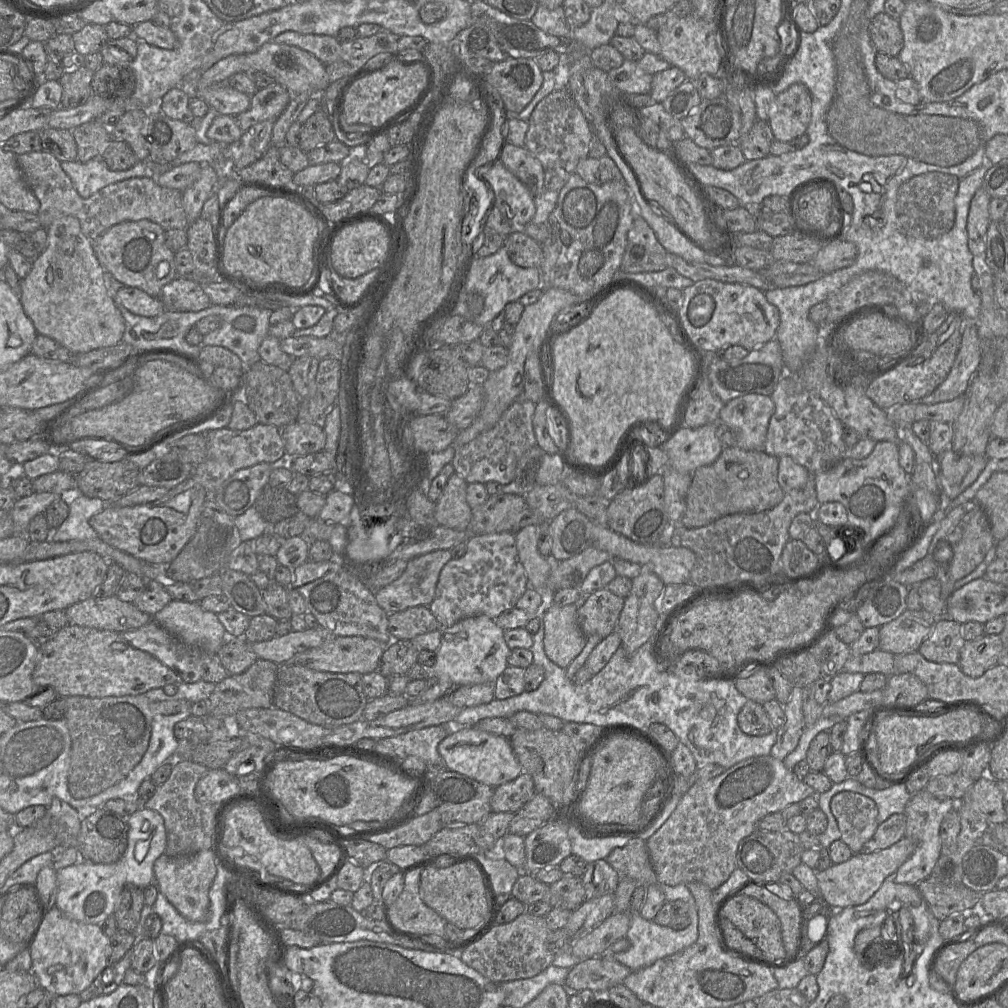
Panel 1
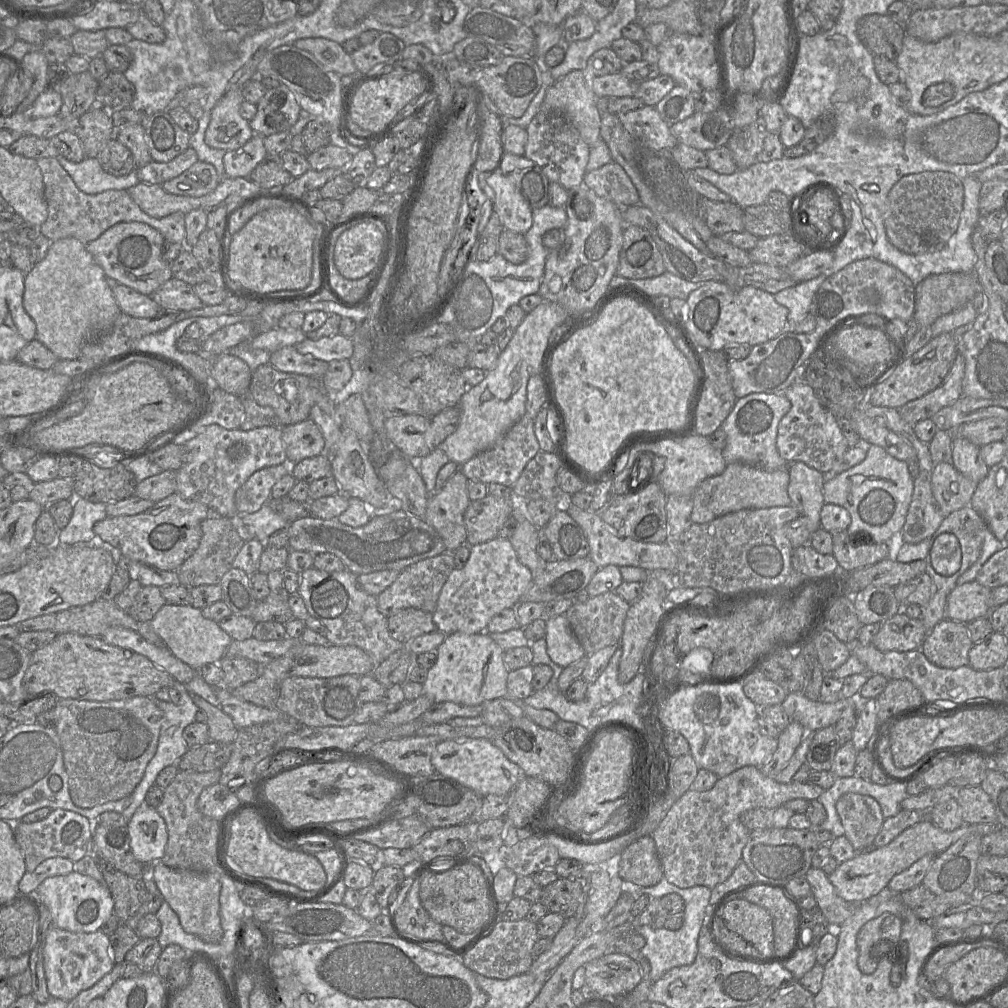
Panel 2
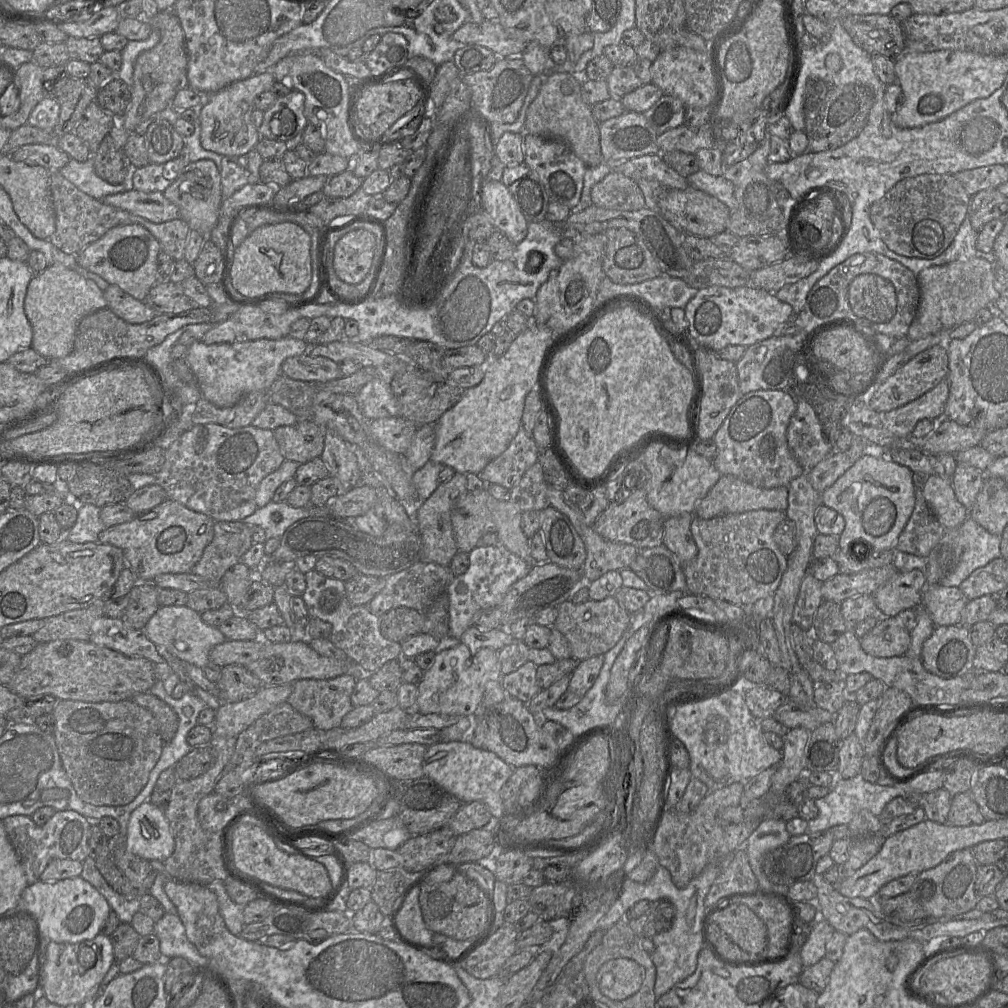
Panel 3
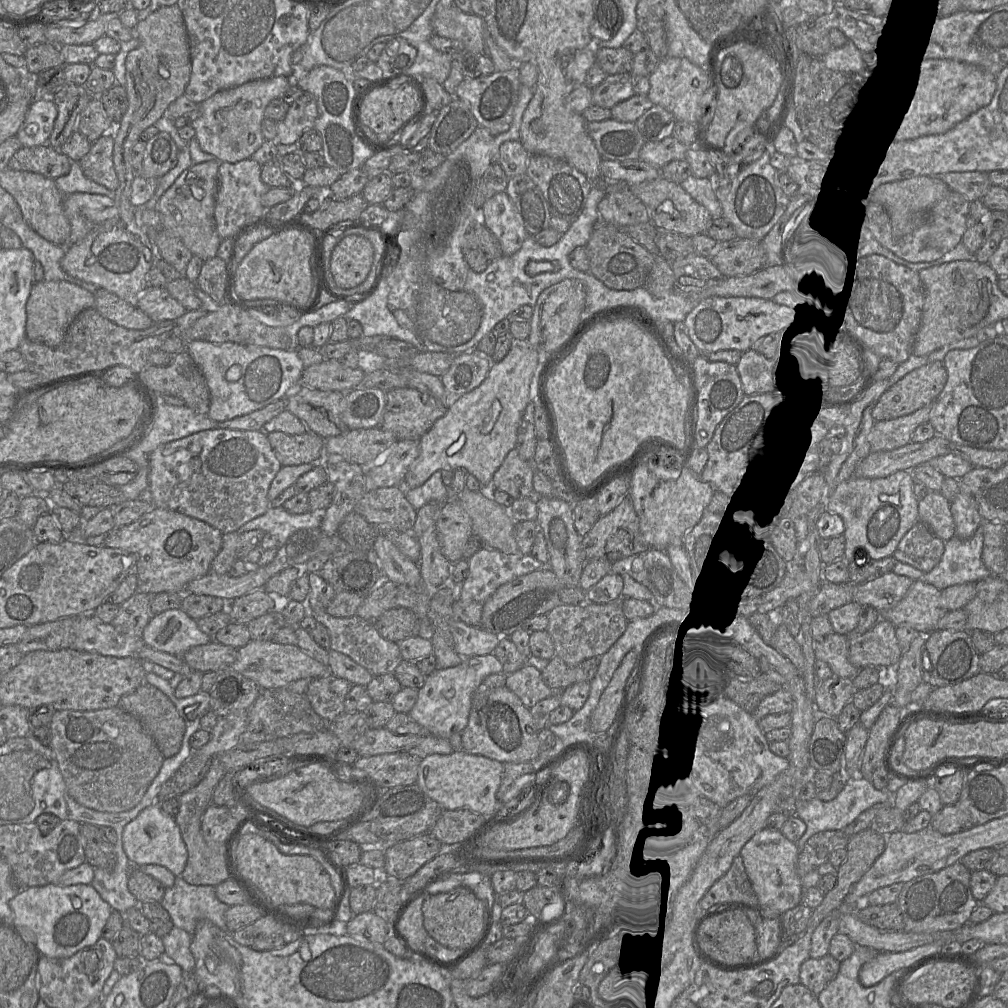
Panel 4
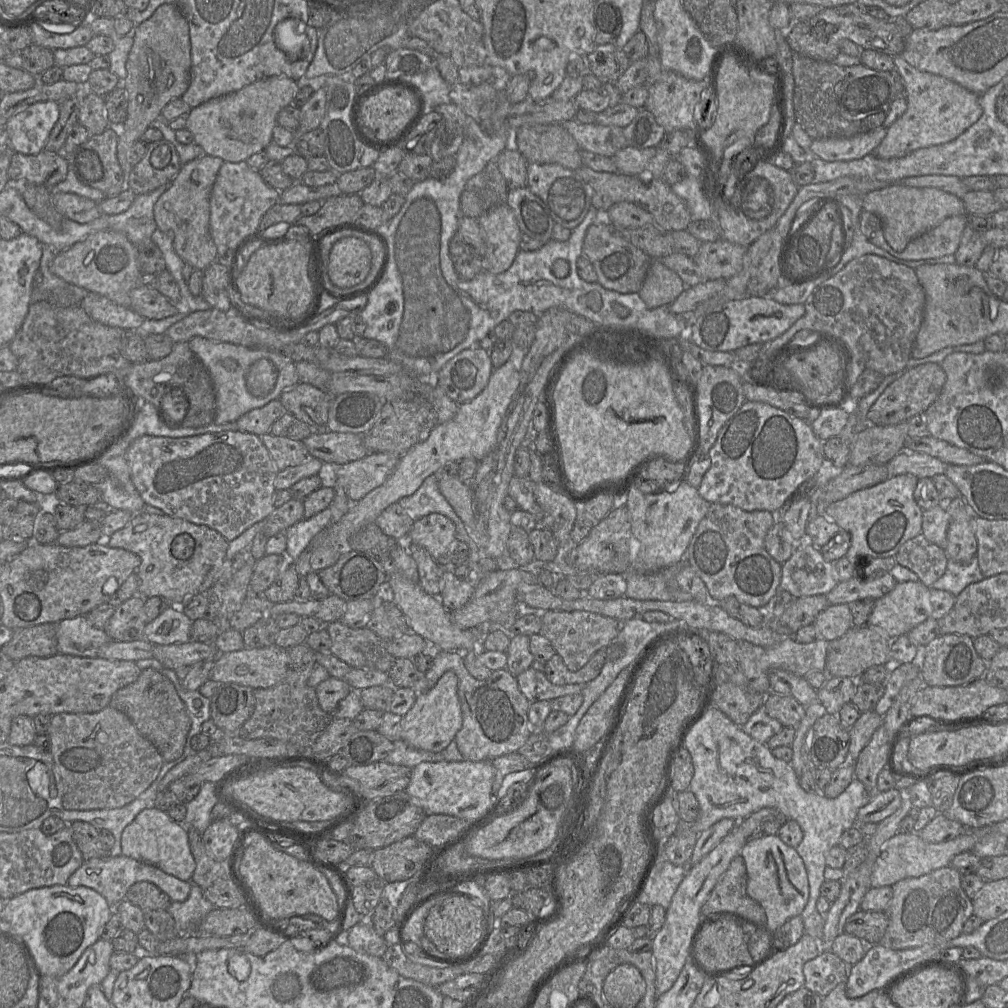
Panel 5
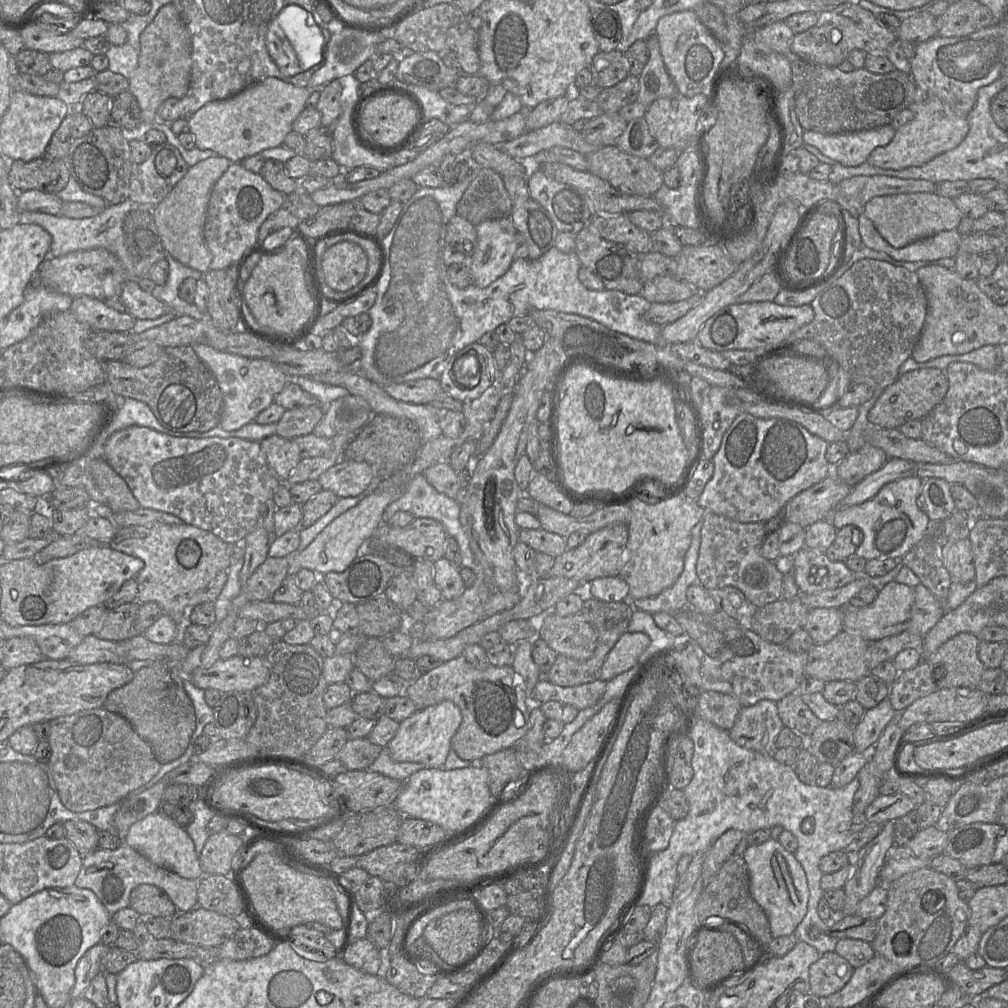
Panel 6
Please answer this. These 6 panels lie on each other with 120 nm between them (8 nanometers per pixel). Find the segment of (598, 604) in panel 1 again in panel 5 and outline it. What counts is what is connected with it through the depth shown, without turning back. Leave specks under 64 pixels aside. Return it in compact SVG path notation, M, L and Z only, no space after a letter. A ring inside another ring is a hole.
M548 610L541 613L541 623L540 634L551 642L571 671L581 669L594 653L607 648L618 635L621 624L615 618L583 610Z

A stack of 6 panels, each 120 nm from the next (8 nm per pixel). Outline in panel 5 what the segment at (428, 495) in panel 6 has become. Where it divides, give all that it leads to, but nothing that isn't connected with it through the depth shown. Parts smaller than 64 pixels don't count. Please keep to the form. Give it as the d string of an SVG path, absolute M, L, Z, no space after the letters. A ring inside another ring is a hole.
M438 474L430 475L414 494L401 499L398 503L414 521L432 513L439 513L449 518L455 524L458 540L465 542L470 549L468 567L476 570L476 564L482 557L482 553L469 536L460 517L441 494L438 480Z

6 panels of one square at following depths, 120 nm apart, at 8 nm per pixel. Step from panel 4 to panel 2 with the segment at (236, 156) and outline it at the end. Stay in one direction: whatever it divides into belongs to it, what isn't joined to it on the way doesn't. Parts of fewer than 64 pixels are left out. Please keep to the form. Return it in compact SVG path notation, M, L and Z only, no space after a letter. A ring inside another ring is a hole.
M242 87L231 88L216 103L211 111L205 132L205 143L217 149L236 150L254 135L249 121L240 114L244 101Z

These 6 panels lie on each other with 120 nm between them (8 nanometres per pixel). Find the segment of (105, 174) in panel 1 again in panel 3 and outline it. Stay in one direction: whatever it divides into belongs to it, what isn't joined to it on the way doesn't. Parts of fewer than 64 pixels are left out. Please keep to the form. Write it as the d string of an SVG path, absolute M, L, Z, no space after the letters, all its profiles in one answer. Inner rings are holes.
M92 155L84 162L71 158L59 172L79 190L95 199L133 189L131 177L120 184L110 184L100 178L95 172Z

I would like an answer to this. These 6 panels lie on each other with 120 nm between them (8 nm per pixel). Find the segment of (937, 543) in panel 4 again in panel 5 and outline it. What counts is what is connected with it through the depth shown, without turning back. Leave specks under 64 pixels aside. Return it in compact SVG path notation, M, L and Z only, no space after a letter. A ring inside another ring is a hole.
M922 533L906 541L894 558L897 564L914 572L919 580L929 588L944 574L948 562L945 549L929 542Z

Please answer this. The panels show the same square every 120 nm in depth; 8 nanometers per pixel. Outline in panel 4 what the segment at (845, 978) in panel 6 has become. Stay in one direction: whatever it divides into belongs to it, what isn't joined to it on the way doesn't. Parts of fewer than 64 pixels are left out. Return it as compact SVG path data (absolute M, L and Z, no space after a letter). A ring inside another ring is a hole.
M827 954L822 958L808 958L800 967L800 984L816 996L833 980L840 969L840 962Z

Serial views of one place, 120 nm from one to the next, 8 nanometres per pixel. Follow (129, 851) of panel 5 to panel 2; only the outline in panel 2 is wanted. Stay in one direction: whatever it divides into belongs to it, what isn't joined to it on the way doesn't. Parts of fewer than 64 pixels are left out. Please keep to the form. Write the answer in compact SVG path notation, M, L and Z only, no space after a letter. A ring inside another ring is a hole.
M146 804L134 813L128 822L130 847L142 864L161 860L168 840L167 826L157 810Z

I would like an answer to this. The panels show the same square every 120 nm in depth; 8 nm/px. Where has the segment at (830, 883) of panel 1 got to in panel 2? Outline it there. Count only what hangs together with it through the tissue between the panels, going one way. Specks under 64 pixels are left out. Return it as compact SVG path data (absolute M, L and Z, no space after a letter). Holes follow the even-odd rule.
M925 817L921 822L905 829L896 838L885 846L875 848L871 847L867 851L857 851L856 855L845 862L840 863L835 871L828 875L828 879L834 886L837 894L844 900L850 902L863 902L872 896L877 895L888 886L889 881L897 874L909 868L913 863L925 855L938 855L948 849L952 844L958 841L965 835L979 834L985 836L996 830L999 826L996 824L963 824L954 831L943 831L934 825L928 817Z

